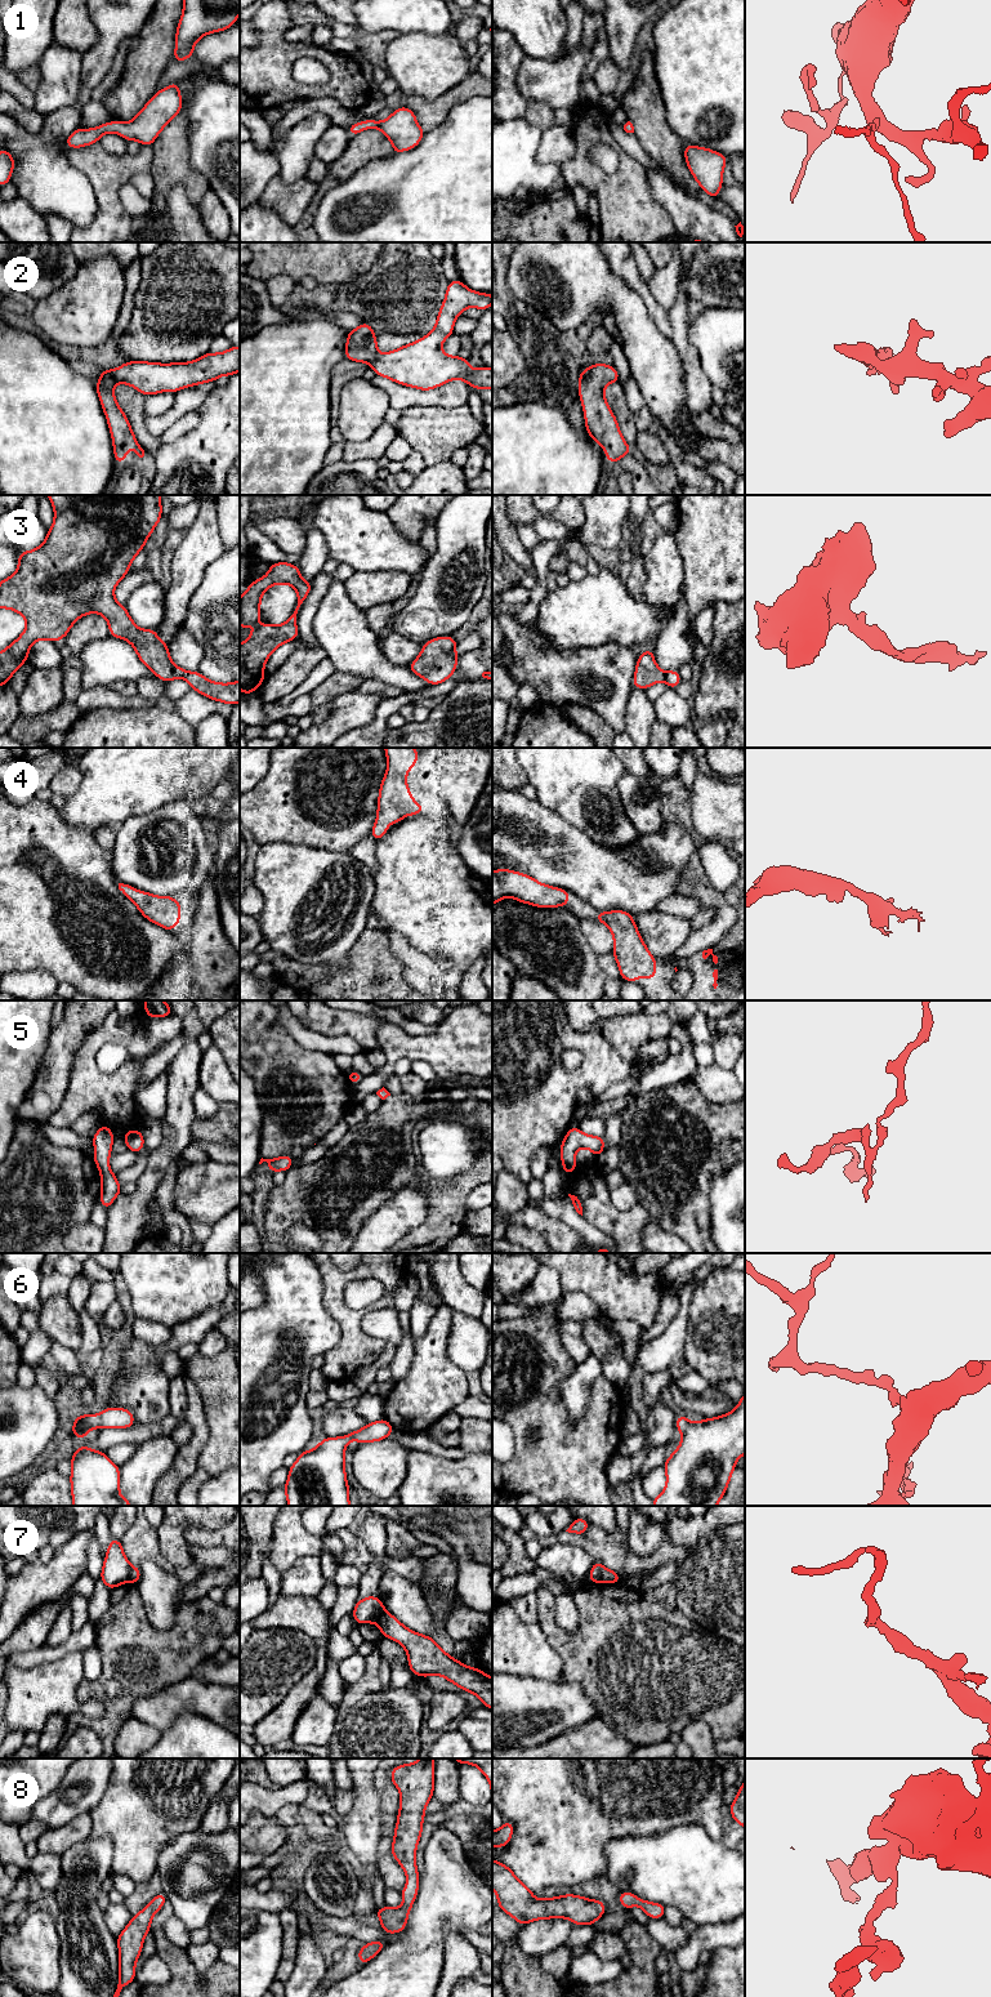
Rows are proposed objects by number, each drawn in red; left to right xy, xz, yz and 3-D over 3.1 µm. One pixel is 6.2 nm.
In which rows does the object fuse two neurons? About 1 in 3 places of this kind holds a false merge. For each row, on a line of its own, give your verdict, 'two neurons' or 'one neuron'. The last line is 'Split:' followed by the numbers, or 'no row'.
1: one neuron
2: one neuron
3: one neuron
4: one neuron
5: one neuron
6: one neuron
7: two neurons
8: one neuron
Split: 7

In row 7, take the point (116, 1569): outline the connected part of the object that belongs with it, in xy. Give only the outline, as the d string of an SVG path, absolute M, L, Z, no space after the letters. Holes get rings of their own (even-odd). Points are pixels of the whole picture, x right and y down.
M111 1537L99 1581L113 1591L117 1586L129 1582L131 1568L124 1554L122 1542Z

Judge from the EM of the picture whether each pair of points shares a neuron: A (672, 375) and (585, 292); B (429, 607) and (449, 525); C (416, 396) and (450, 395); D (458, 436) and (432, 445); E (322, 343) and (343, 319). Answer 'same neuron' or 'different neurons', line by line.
A: same neuron
B: same neuron
C: same neuron
D: same neuron
E: different neurons

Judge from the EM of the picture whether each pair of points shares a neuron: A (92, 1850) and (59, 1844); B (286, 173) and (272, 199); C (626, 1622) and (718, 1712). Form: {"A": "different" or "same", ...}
{"A": "different", "B": "different", "C": "same"}

